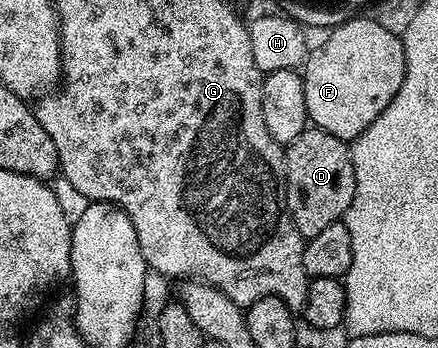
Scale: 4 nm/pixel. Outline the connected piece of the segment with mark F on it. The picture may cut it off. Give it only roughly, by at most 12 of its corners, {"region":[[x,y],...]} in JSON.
{"region":[[366,17],[302,68],[314,126],[354,141],[397,97],[405,49]]}

